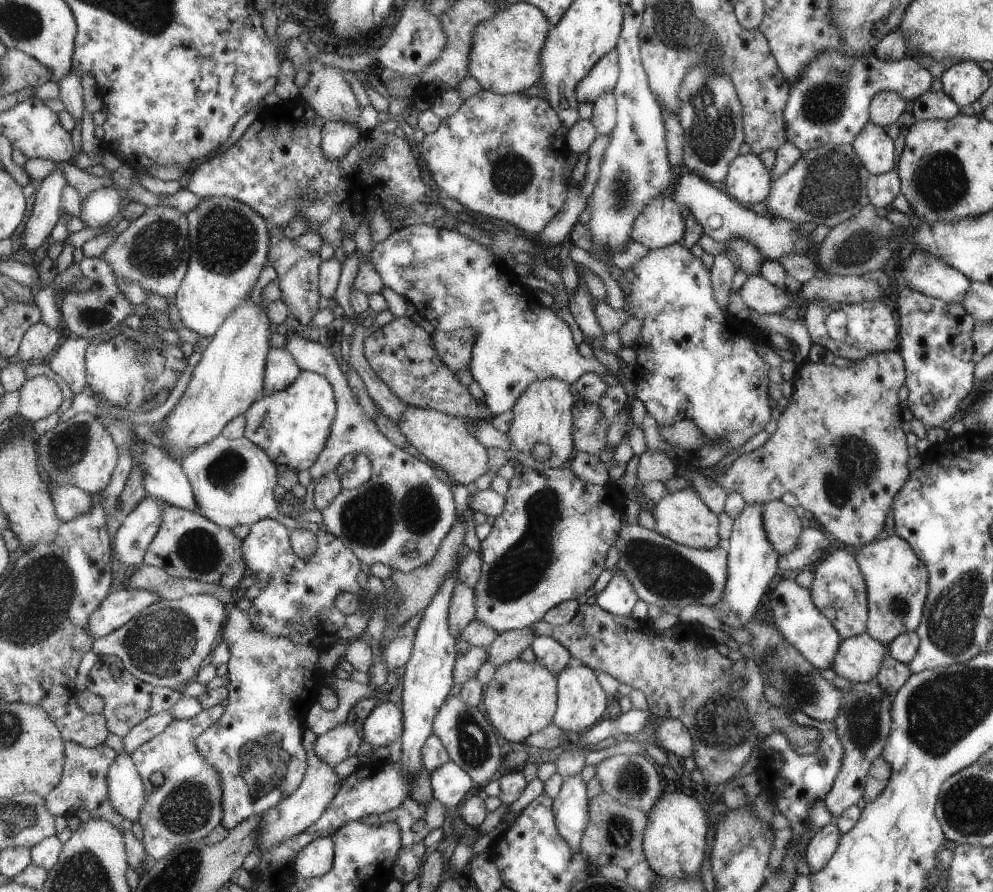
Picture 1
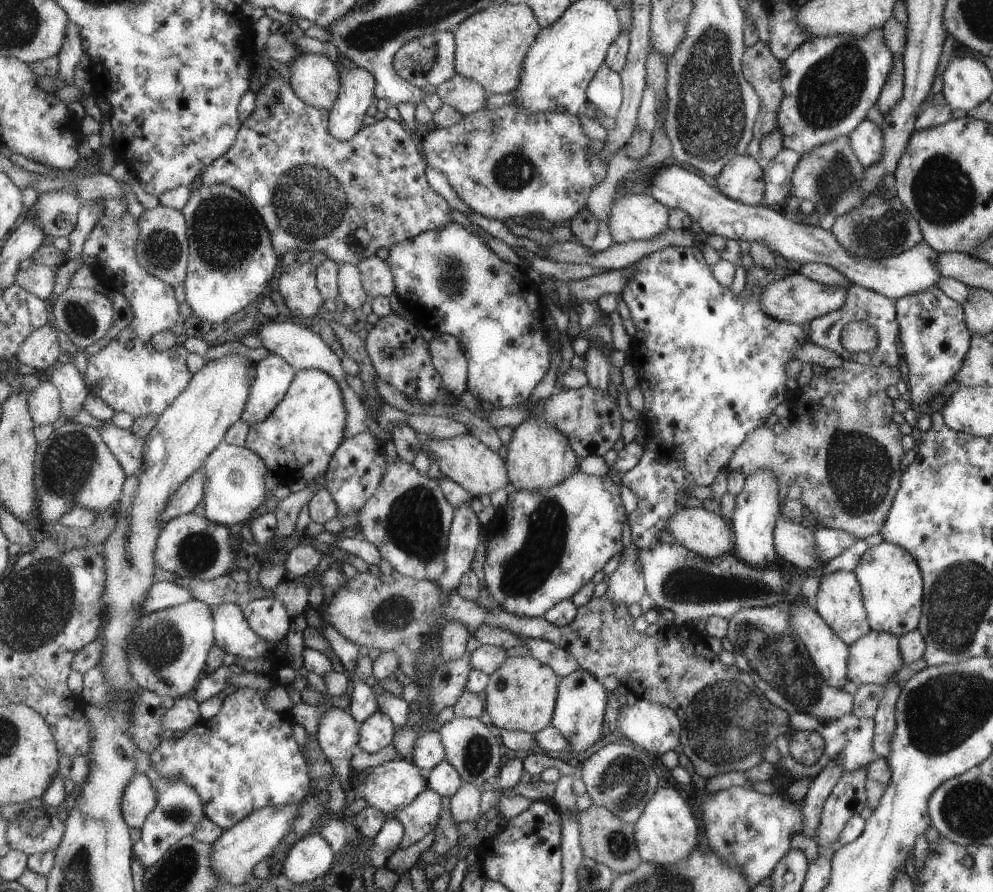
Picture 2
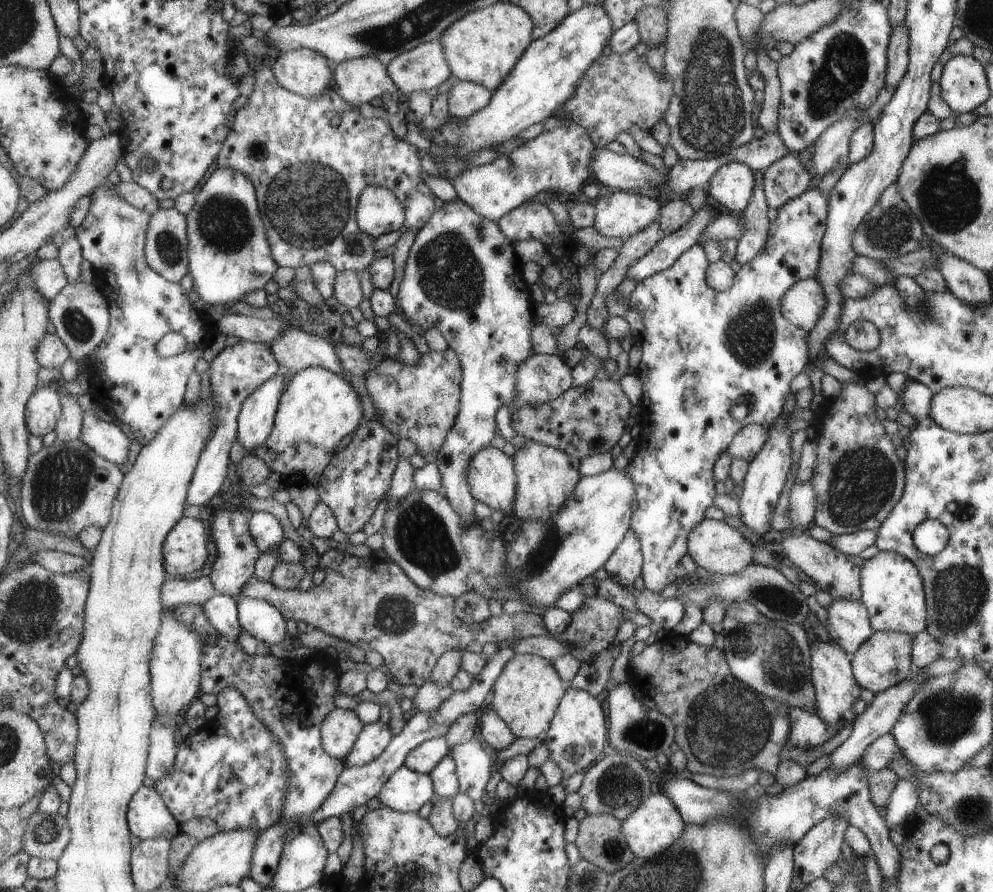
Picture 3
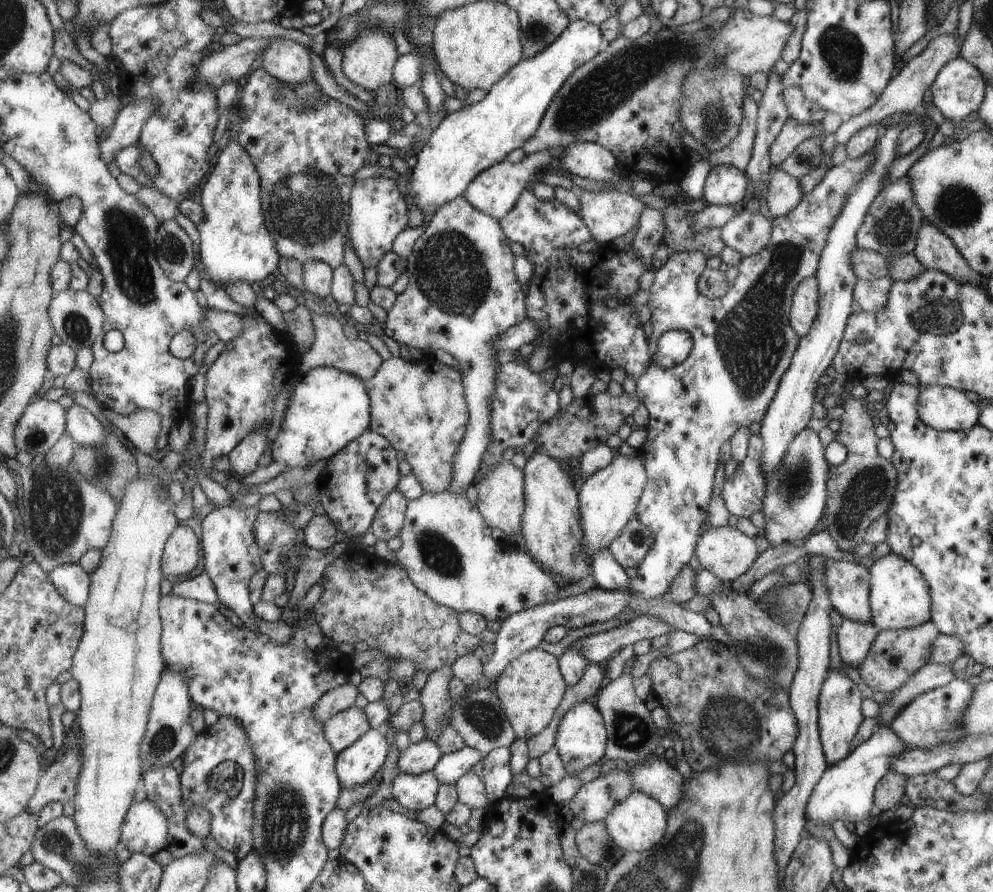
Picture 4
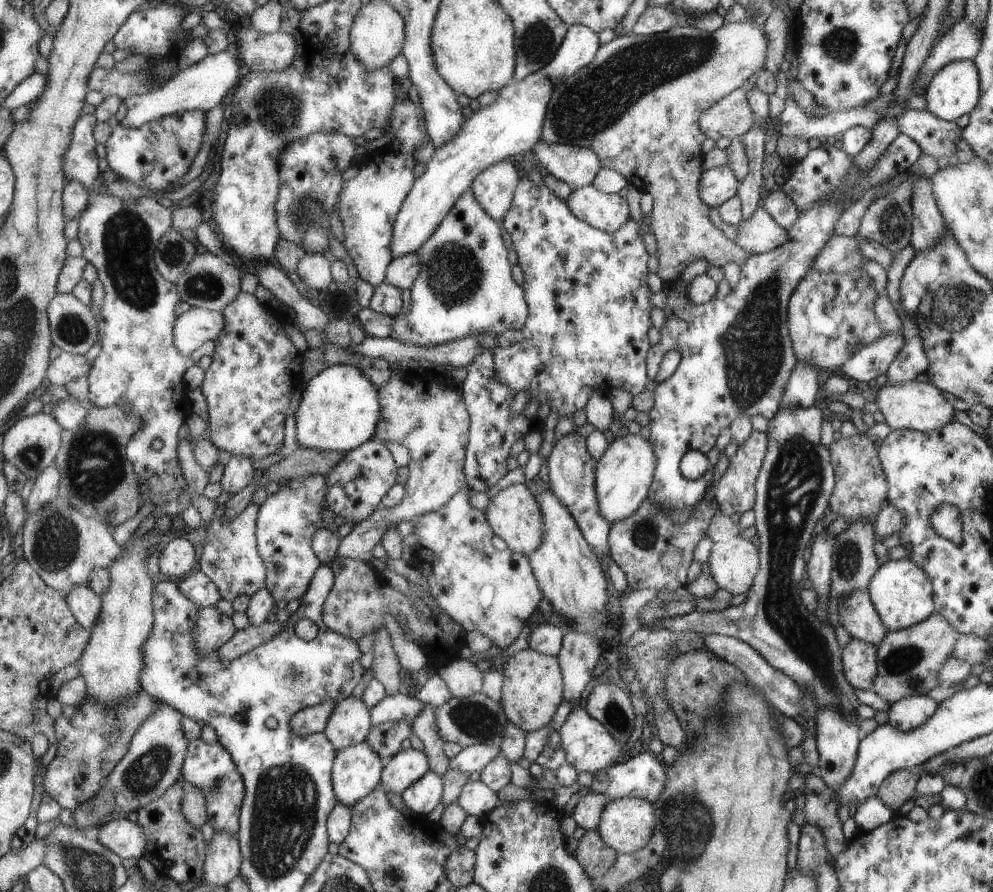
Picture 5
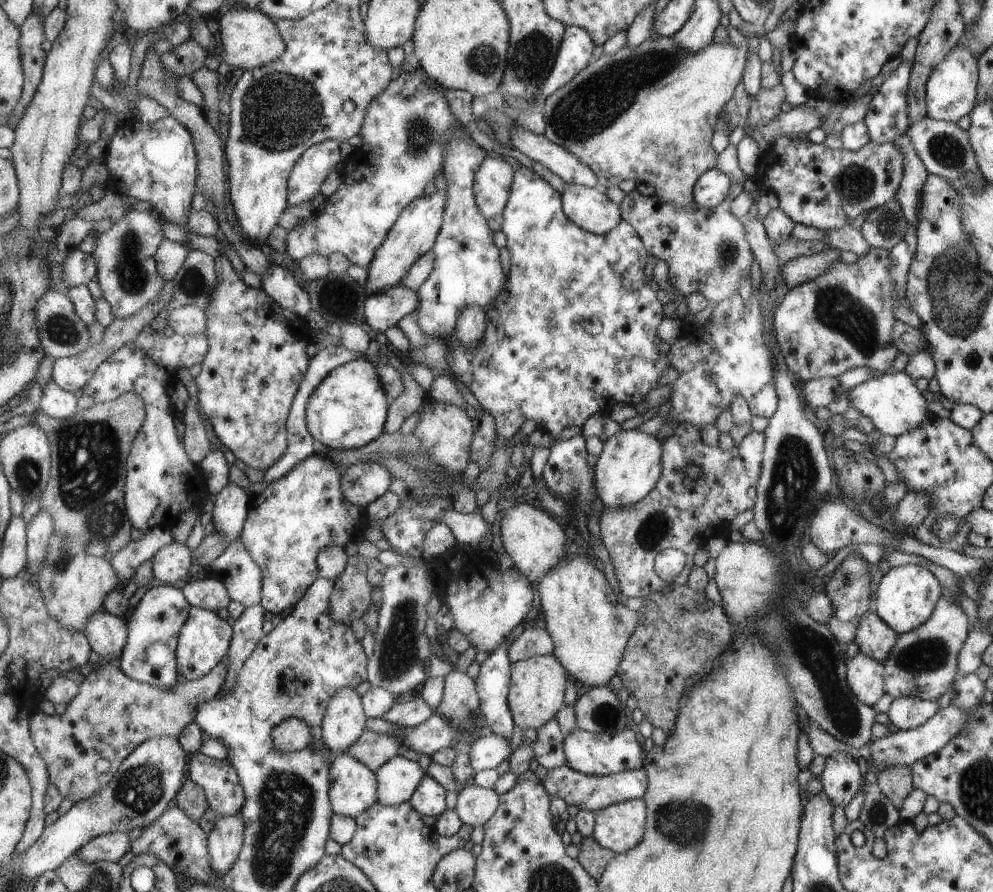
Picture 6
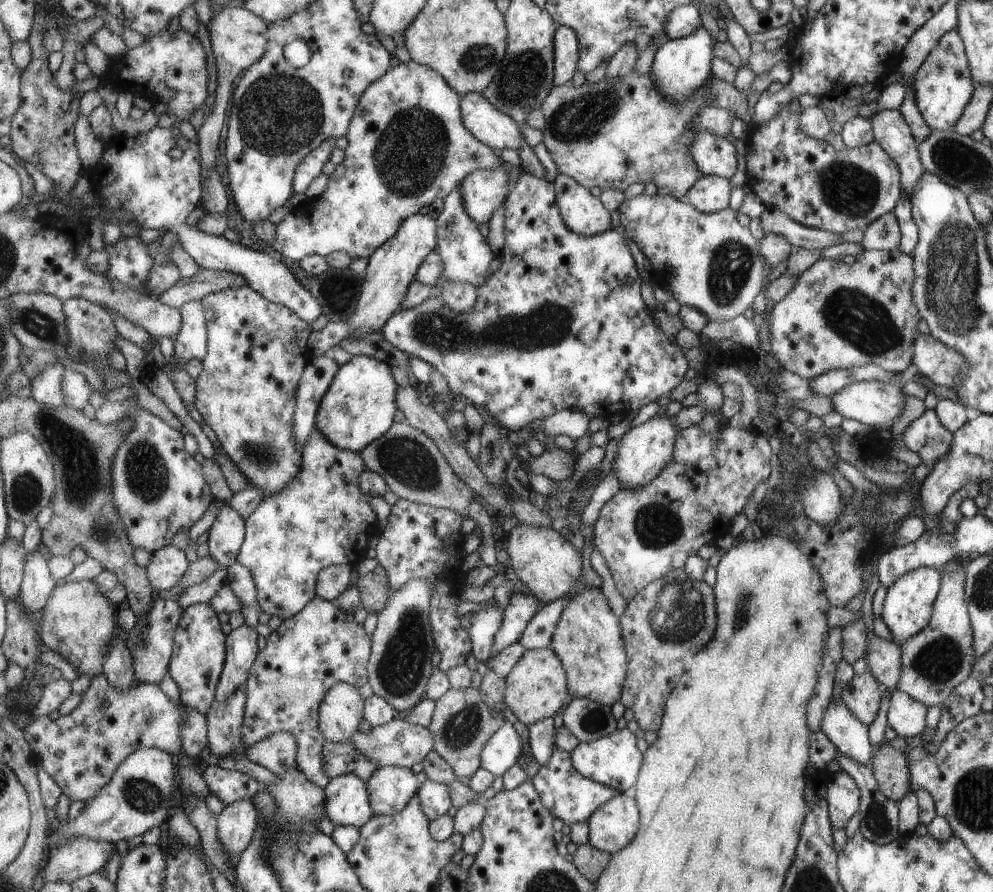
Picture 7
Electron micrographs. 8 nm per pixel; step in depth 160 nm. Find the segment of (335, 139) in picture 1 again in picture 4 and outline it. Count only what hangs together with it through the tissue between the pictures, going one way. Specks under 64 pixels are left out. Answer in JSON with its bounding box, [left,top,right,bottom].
[342,28,400,92]

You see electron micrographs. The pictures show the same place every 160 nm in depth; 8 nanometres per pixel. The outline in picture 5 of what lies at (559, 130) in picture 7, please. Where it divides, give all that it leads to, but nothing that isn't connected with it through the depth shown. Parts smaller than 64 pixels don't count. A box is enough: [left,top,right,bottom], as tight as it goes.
[540,20,767,282]

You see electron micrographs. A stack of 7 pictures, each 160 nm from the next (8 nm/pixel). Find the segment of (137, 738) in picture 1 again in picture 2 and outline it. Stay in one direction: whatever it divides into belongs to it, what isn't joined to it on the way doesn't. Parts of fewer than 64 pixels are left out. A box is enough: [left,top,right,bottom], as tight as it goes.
[162,695,203,731]

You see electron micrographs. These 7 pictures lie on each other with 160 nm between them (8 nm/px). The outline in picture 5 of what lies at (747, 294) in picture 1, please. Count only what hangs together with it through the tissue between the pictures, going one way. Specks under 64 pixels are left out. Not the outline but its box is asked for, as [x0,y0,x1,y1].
[787,268,883,372]

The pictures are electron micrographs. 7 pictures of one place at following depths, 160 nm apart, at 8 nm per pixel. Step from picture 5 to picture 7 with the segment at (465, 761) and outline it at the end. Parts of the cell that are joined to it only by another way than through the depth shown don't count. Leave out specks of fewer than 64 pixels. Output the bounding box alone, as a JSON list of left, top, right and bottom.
[481,722,523,776]

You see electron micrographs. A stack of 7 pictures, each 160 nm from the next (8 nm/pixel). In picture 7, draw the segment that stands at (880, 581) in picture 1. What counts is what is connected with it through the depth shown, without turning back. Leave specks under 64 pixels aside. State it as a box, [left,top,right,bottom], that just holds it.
[882,568,940,643]

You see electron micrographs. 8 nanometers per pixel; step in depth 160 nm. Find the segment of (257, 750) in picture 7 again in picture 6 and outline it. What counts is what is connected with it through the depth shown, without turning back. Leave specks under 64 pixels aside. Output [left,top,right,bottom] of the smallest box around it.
[273,718,313,752]

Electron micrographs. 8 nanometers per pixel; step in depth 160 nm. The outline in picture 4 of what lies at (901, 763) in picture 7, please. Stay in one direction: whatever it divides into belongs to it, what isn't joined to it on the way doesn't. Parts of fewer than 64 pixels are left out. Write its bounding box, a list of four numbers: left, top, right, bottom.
[872,770,906,816]

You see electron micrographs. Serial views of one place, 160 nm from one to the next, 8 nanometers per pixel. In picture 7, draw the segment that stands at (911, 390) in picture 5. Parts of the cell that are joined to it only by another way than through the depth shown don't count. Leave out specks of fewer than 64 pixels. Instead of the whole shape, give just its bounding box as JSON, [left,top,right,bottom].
[830,363,917,430]

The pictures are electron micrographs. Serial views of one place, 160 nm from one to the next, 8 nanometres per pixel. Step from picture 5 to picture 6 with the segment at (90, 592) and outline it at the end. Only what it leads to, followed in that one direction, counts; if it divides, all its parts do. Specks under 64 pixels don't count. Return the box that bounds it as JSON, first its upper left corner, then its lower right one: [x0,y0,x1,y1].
[85,607,130,663]

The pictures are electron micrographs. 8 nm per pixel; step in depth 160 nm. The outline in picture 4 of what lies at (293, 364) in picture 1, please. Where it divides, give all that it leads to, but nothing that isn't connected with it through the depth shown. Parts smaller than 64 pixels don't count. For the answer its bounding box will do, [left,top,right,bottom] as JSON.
[231,432,267,481]

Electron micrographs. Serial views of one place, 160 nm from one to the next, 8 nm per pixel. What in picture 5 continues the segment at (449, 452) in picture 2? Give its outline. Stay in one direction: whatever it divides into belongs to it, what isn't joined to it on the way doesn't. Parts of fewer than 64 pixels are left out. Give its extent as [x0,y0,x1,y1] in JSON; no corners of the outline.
[486,483,545,557]

